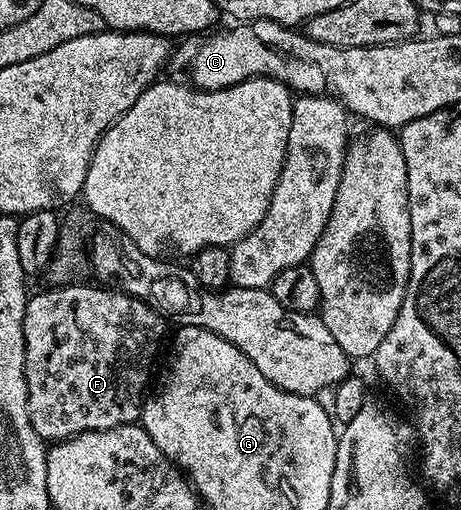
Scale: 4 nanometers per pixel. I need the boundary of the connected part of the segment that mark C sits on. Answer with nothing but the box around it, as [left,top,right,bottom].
[177,25,327,96]

